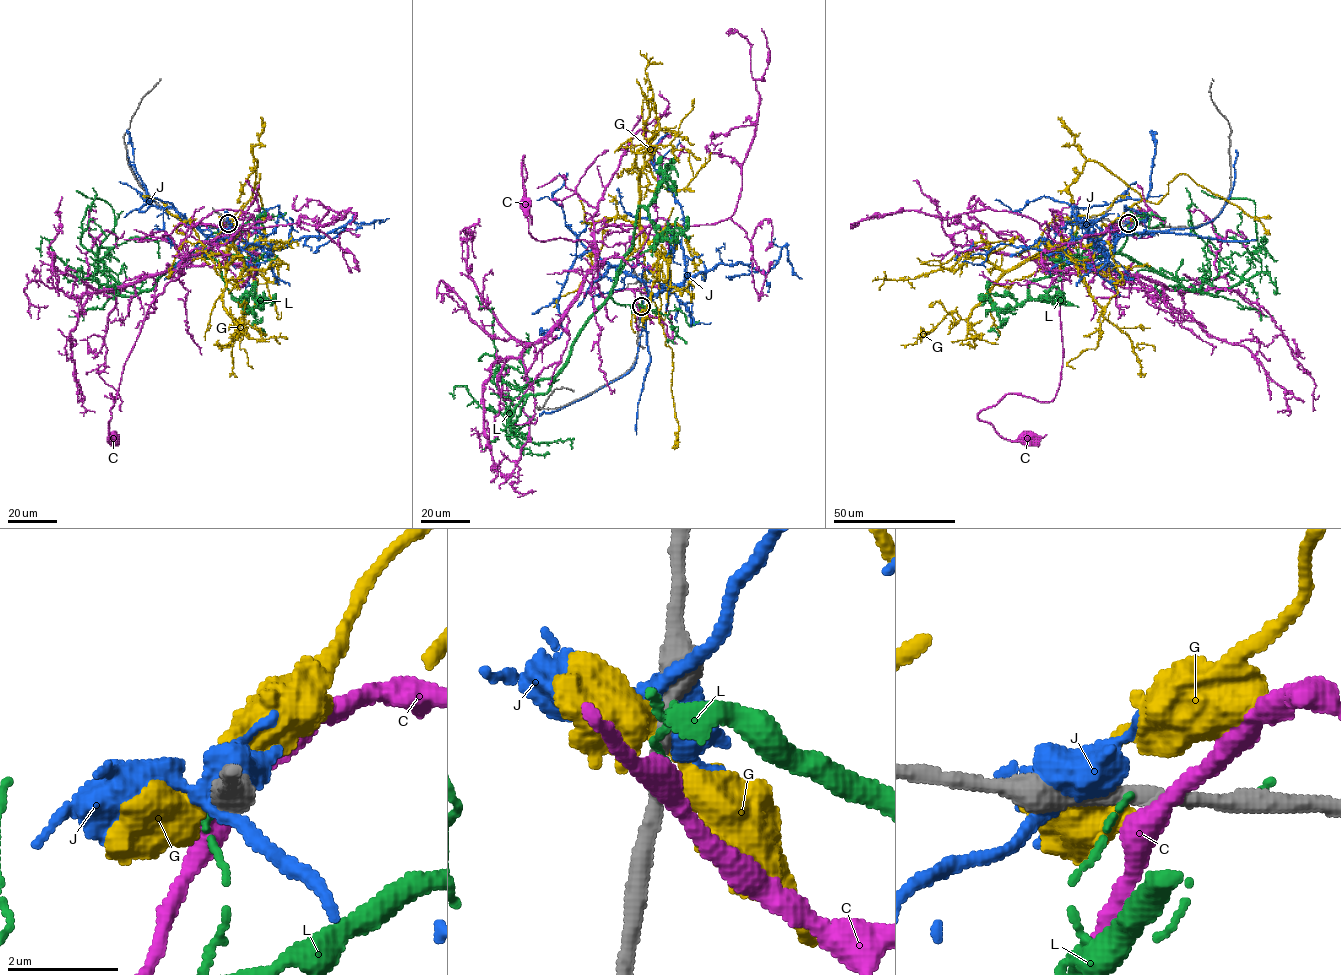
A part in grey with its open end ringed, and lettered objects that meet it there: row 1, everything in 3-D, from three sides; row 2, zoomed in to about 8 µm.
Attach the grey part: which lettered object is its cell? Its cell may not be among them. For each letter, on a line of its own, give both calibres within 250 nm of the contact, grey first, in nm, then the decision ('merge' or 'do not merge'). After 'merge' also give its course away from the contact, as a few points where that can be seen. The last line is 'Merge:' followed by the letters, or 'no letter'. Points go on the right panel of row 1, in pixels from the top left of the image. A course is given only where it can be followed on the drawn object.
C: 280/400 nm | do not merge
G: 320/360 nm | merge | via (1128, 223), (1139, 208), (1135, 203), (1095, 235), (1061, 240), (1006, 270), (962, 256), (911, 278), (872, 281)
J: 440/480 nm | do not merge
L: 280/80 nm | do not merge
Merge: G

